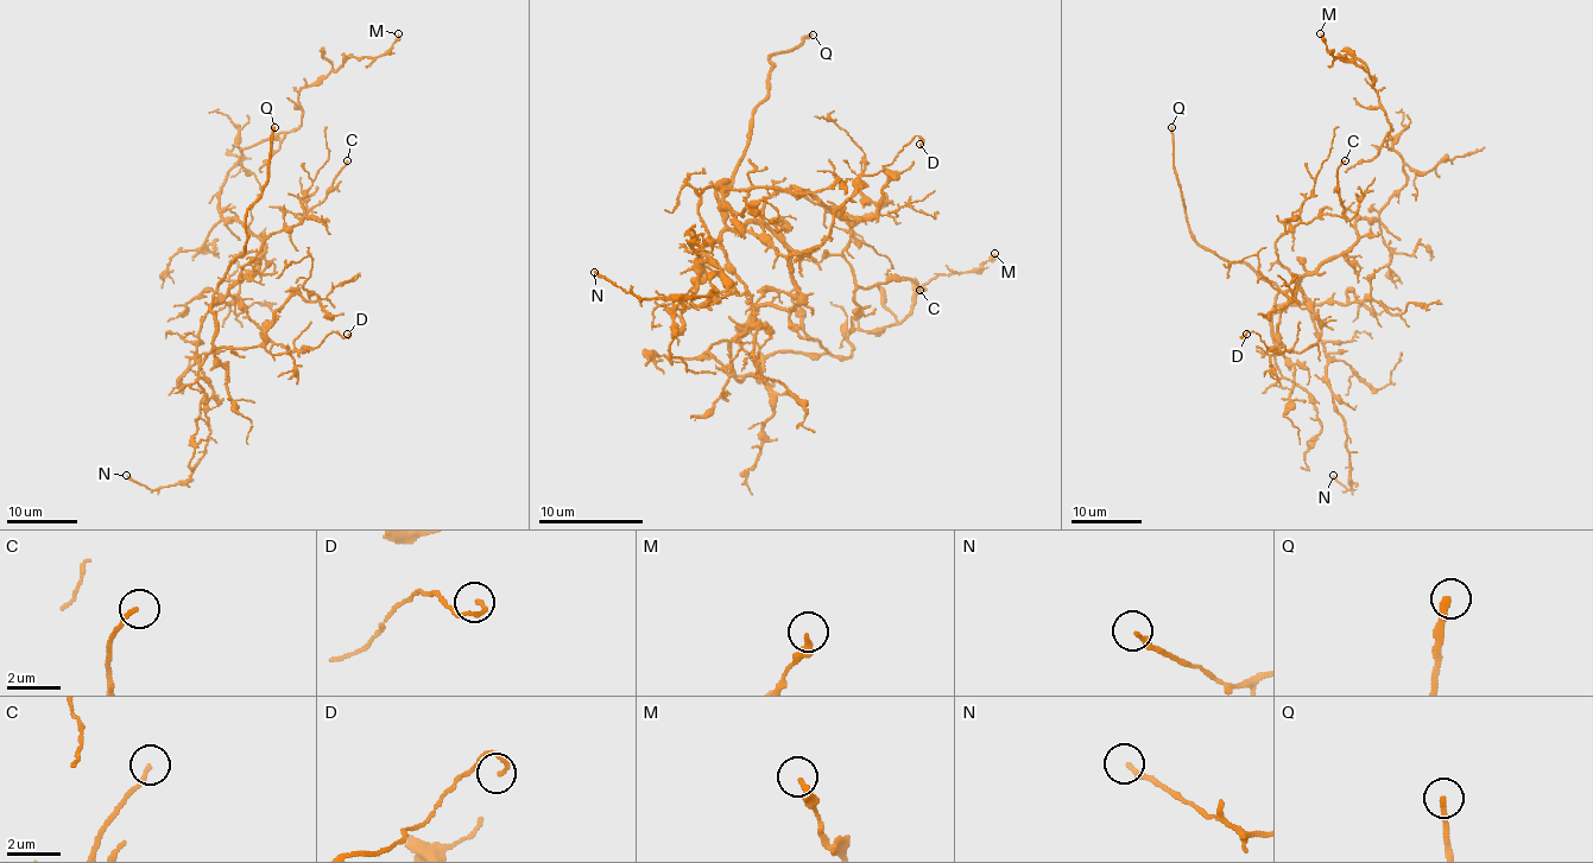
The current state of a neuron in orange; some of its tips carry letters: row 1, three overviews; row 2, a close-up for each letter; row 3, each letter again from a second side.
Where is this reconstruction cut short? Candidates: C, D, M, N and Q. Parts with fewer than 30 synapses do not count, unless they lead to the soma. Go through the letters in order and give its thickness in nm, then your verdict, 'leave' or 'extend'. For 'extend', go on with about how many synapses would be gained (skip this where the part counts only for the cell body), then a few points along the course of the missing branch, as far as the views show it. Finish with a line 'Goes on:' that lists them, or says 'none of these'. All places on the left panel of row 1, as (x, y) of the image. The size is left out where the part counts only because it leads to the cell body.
C: 140 nm | leave
D: 150 nm | leave
M: 280 nm | leave
N: 200 nm | leave
Q: 240 nm | extend
Goes on: Q

